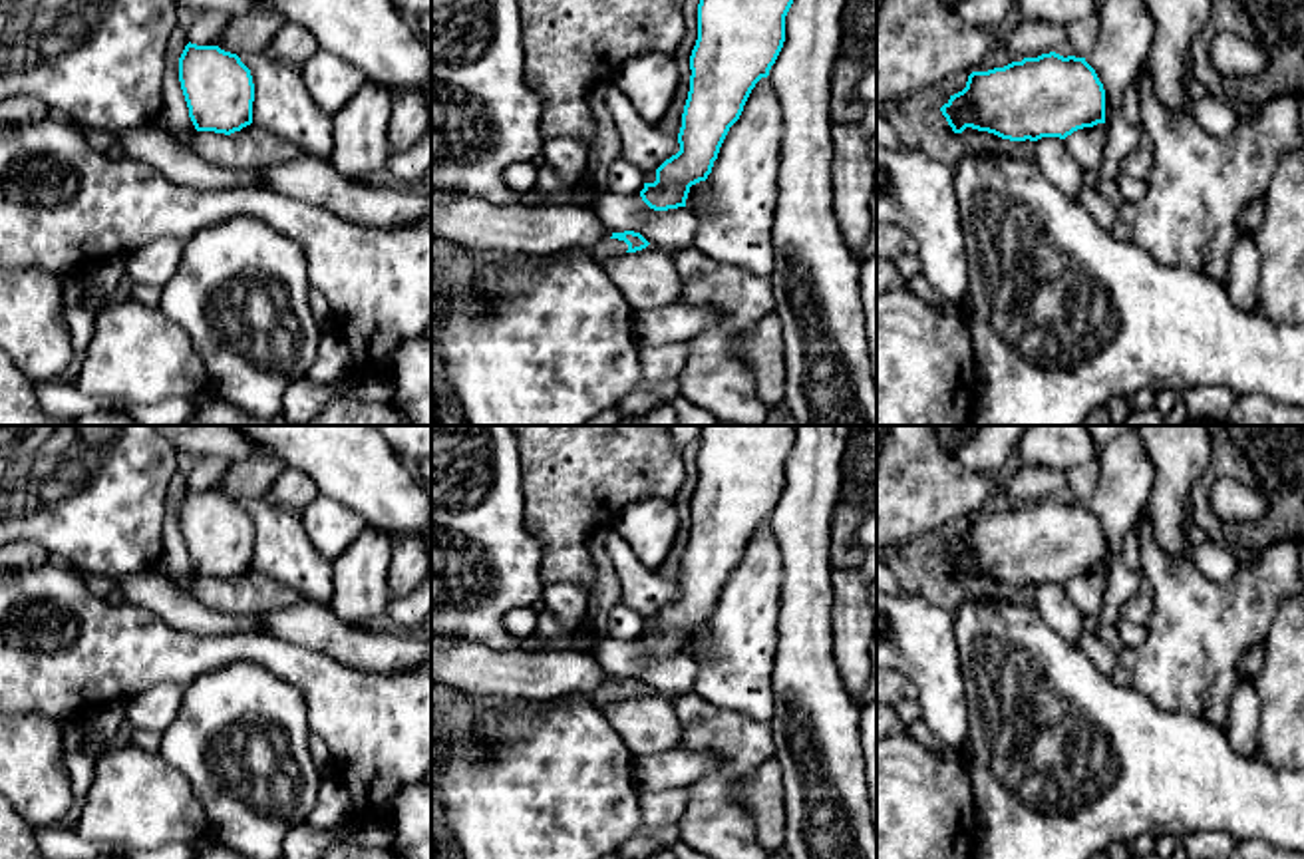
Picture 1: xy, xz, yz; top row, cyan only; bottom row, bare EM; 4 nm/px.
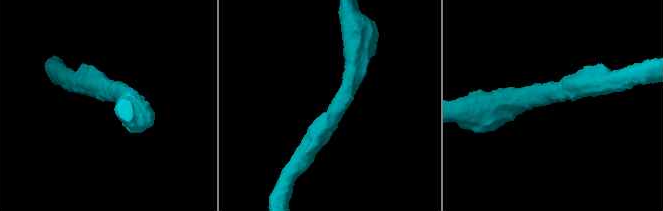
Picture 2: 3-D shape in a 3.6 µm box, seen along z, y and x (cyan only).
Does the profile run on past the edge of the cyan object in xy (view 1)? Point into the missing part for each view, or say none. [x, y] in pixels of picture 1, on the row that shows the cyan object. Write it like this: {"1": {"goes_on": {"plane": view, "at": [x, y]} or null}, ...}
{"1": {"goes_on": null}}

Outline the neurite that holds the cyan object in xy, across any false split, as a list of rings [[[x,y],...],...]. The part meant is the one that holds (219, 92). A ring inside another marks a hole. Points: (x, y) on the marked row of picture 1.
[[[189,42],[179,82],[197,131],[231,135],[252,123],[254,84],[237,54]]]

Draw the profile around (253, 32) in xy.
[[[254,10],[235,16],[219,40],[219,48],[231,54],[262,54],[270,50],[274,36],[286,24],[270,10]]]

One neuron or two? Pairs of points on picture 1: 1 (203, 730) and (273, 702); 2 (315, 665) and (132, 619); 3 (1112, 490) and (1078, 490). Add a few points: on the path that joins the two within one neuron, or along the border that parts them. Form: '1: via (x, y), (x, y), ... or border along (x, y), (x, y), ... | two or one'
1: via (221, 718), (239, 702), (255, 702) | one
2: via (269, 651), (175, 649) | one
3: border along (1098, 456), (1098, 486), (1086, 504) | two

